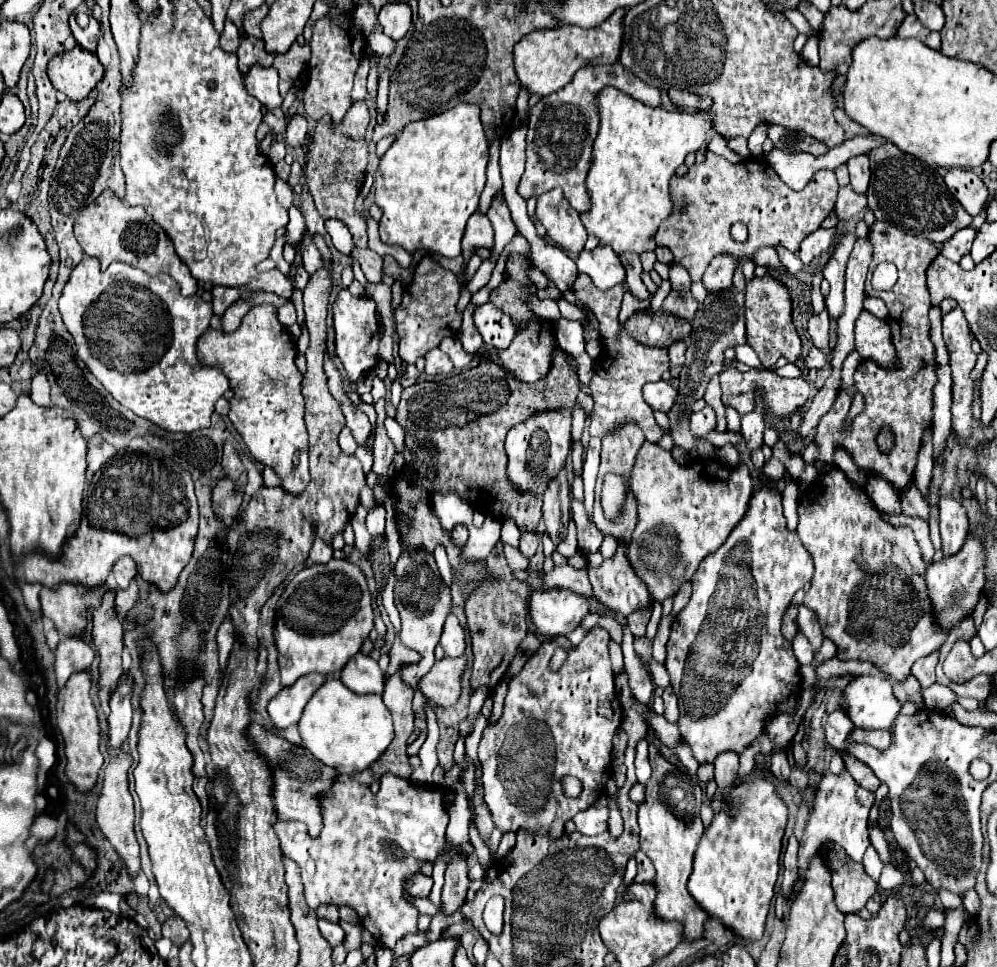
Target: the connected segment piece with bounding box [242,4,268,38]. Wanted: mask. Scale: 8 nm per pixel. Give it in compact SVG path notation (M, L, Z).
M264 4L264 6L258 6L256 10L252 10L252 12L248 12L248 14L244 14L244 18L242 18L242 28L244 28L244 32L250 34L250 36L254 36L254 38L260 38L260 36L262 36L262 32L260 32L260 22L264 20L266 14L268 14L268 6L266 6L266 4Z

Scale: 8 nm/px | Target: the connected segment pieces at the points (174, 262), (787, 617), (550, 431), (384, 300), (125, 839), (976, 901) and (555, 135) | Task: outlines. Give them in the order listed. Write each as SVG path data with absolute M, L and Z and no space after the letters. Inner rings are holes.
M104 190L90 206L86 206L78 220L74 222L74 234L80 242L84 254L94 256L100 260L102 270L106 270L114 260L132 264L148 274L170 274L182 288L186 296L196 292L196 280L188 272L188 268L180 262L174 252L172 240L168 234L156 226L156 222L148 216L148 212L140 206L128 206L122 198L118 198L112 190Z
M800 590L800 592L792 598L788 610L784 612L784 618L782 618L782 634L784 634L786 640L792 640L794 634L798 632L798 624L796 624L796 618L794 618L794 616L796 616L798 606L802 604L802 600L804 600L804 590Z
M540 410L510 428L506 436L508 476L518 488L542 494L542 484L548 484L548 480L564 468L570 452L570 424L570 410Z
M384 283L371 284L365 286L366 294L376 302L376 310L380 316L380 326L394 334L396 326L394 326L394 318L392 318L392 291L391 287Z
M106 746L106 752L110 756L110 764L104 770L104 784L96 804L96 824L110 840L110 844L116 848L118 856L124 860L128 874L136 876L140 872L140 856L138 856L138 842L134 836L134 800L128 790L128 768L132 764L132 754L128 746L122 746L120 750L112 750L112 746Z
M972 888L972 890L968 890L968 892L962 896L962 904L972 916L975 916L978 913L981 902L974 888Z
M620 62L608 66L586 66L584 70L578 70L568 86L550 96L544 96L536 106L530 108L530 124L526 136L526 170L518 184L518 194L522 198L528 200L532 196L540 196L552 190L554 186L560 186L568 202L578 212L588 210L590 202L586 190L586 176L592 164L592 144L600 128L596 94L606 86L628 92L628 96L640 100L646 106L662 106L658 88L648 86L646 82L636 78L636 74L620 66Z

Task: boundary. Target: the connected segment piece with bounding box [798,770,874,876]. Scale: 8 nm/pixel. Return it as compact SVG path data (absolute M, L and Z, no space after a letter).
M844 770L840 776L834 774L824 774L822 780L814 786L814 804L812 812L808 818L808 824L804 828L804 836L800 840L800 852L798 852L798 864L800 864L800 874L804 876L808 862L812 860L814 854L818 854L820 846L830 840L830 842L842 842L842 848L846 850L848 858L854 862L862 864L862 856L866 848L870 846L868 840L868 812L874 802L874 794L858 786L852 776Z

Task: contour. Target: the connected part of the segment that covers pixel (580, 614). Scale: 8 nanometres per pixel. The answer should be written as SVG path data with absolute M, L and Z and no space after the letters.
M572 590L534 592L530 600L530 620L544 636L562 636L580 626L590 612L590 600Z

